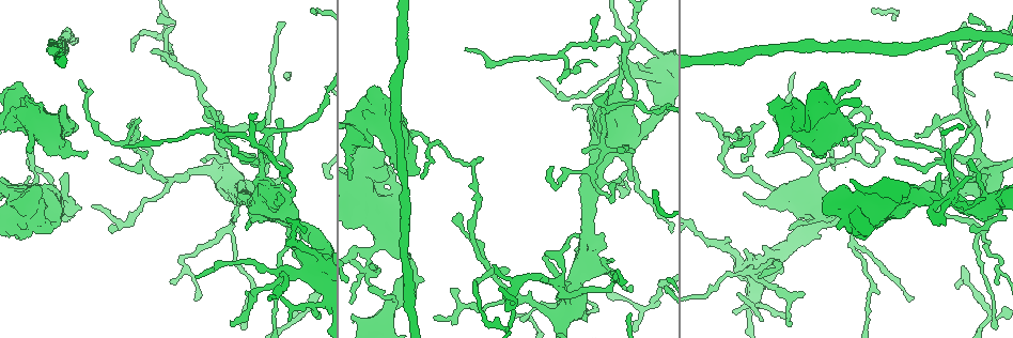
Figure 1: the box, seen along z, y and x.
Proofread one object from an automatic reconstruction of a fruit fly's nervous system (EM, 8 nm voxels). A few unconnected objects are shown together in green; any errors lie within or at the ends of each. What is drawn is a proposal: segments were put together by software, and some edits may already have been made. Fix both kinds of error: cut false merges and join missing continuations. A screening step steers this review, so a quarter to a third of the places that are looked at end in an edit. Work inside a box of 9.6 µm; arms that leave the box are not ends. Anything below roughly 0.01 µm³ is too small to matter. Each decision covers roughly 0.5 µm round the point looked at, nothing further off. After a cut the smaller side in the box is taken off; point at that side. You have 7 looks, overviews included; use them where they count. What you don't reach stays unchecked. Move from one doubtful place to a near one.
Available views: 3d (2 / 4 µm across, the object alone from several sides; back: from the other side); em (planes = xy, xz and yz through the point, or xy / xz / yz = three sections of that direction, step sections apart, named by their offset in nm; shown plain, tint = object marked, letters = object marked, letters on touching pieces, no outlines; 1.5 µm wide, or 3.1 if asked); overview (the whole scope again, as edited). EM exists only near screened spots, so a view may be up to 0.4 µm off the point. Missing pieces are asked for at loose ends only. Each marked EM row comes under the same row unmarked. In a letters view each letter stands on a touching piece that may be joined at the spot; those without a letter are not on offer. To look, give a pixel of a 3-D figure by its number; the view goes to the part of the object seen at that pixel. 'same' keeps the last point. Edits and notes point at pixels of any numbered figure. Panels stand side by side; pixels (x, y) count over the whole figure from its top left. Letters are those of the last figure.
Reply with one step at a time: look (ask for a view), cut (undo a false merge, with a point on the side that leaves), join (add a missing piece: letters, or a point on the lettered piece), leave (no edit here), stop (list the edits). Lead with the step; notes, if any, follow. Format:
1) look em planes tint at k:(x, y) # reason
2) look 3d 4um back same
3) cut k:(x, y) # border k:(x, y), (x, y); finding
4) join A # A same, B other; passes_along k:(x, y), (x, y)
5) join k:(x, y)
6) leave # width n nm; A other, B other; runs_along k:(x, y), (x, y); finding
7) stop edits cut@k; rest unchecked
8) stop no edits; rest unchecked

look em xy step 4 letters at 1:(150, 51)

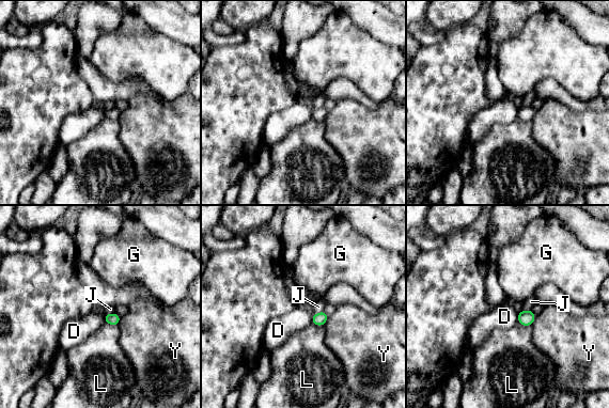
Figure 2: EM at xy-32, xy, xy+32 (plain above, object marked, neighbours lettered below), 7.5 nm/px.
look em planes letters same # another direction

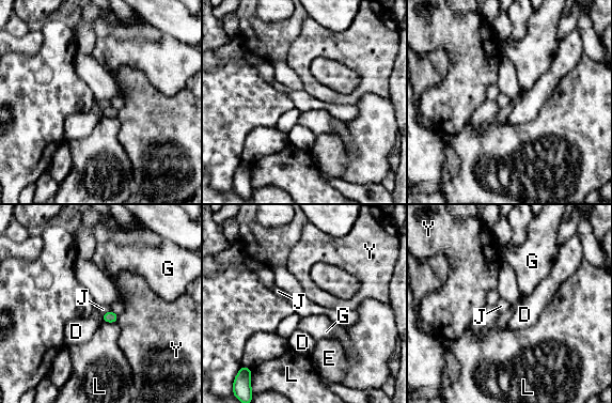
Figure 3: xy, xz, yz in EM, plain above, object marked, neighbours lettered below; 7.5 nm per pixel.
leave # longest_contact L 110 nm; D other, E other, G other, J other, L other, Y other; border 3:(110, 310), (102, 315); none of them fits

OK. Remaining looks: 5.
look 3d 4um at 1:(233, 220) # stops while still wide

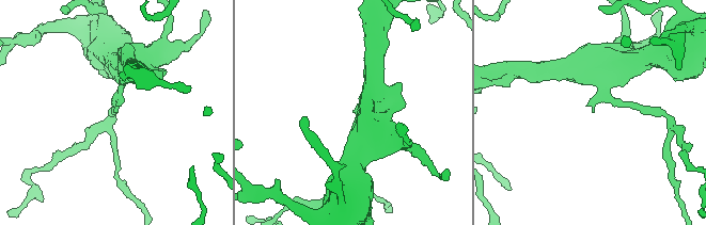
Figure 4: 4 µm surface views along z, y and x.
look em xy step 4 letters at 4:(593, 112) # need the tissue

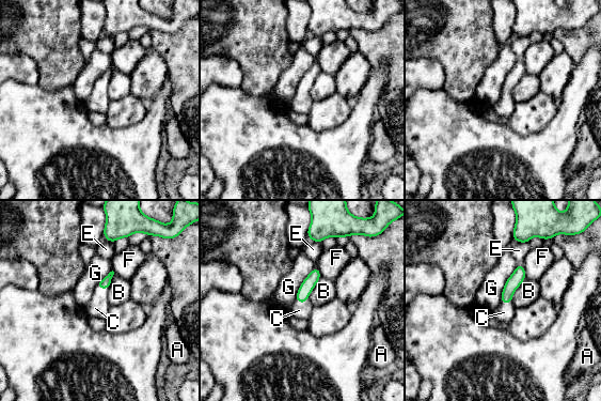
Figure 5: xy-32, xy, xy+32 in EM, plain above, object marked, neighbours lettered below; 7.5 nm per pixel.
join C # A other, B other, C same, E other, F other, G other; passes_along 5:(309, 283), (304, 302), (299, 310); the neuron continues

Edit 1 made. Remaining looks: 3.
look 3d 2um at 1:(269, 106) # a narrow waist

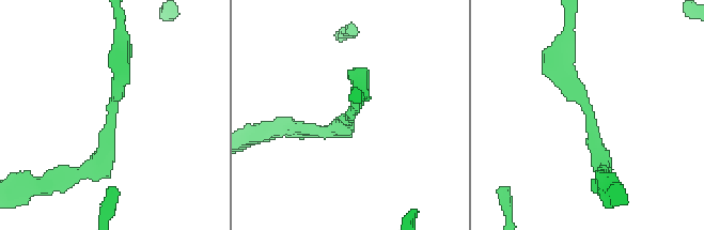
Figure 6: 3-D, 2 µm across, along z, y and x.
look em planes tint at 6:(344, 120)

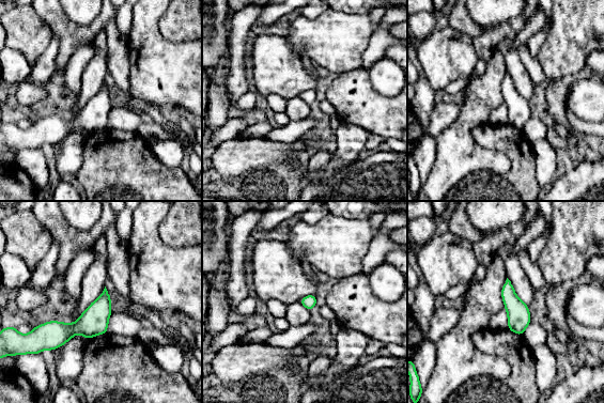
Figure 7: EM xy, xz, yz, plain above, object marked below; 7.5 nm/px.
look em planes letters same # what lies round it

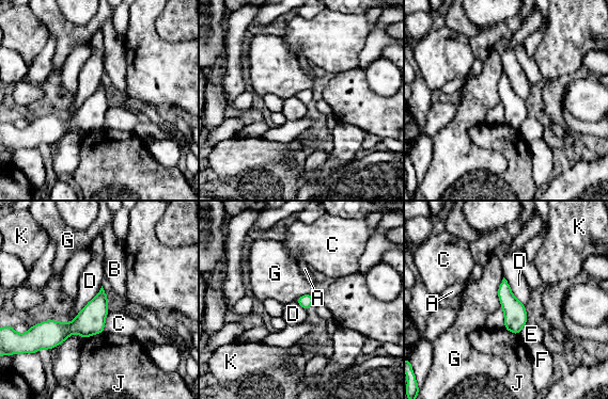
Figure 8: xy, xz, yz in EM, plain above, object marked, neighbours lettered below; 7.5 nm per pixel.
leave # A other, B other, C other, D other, E other, F other, G other, J other, K other; all the same neuron

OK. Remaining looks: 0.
stop edits join@5; rest unchecked

